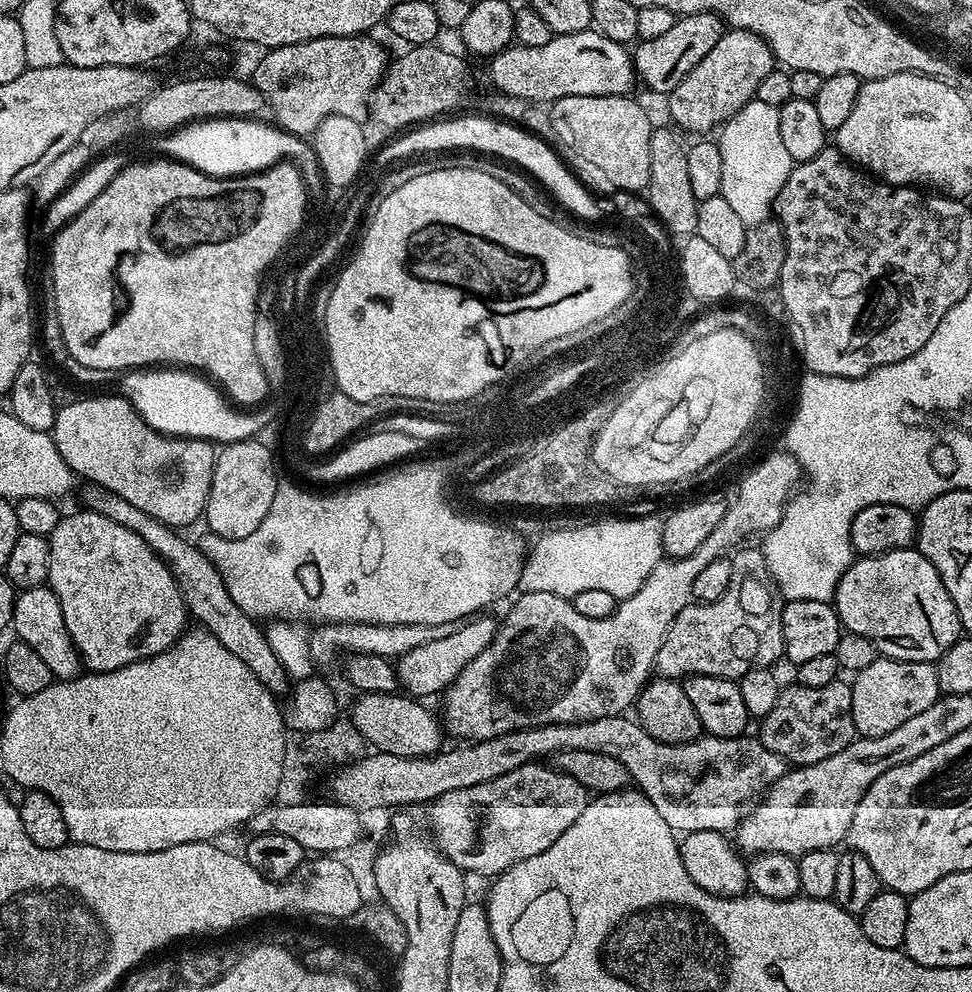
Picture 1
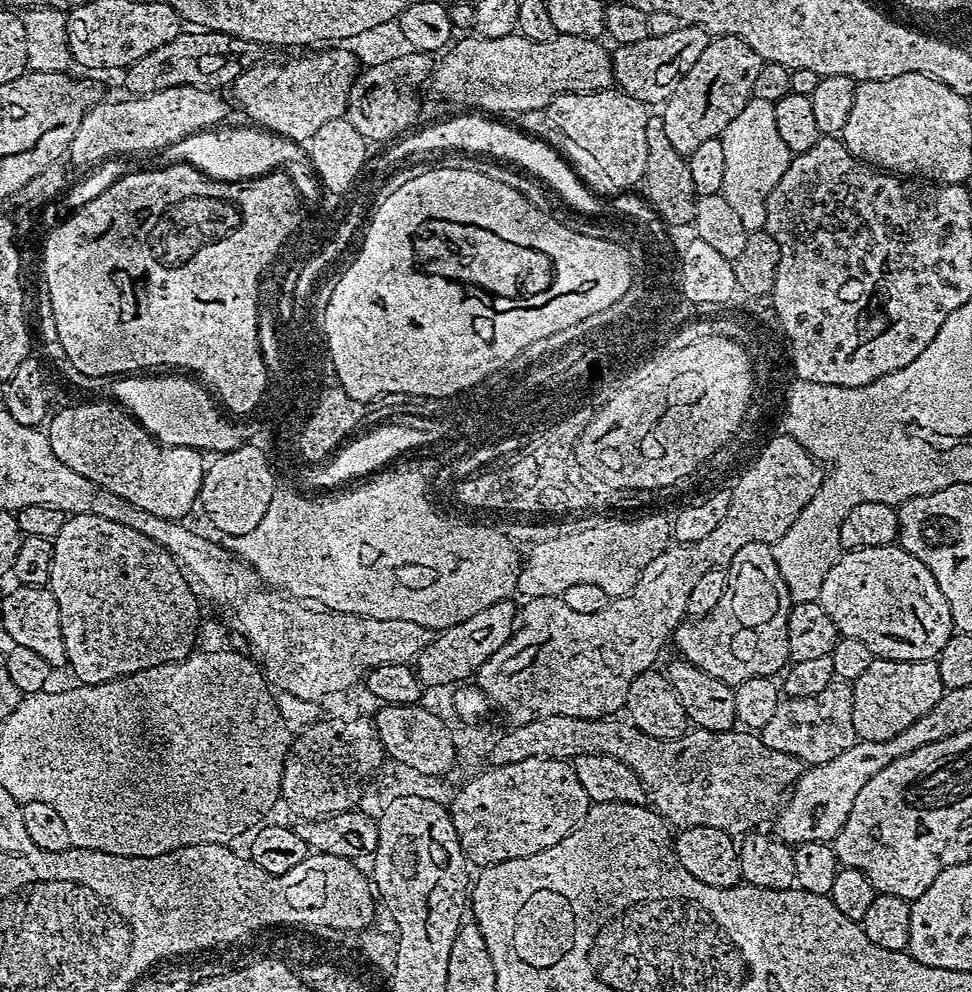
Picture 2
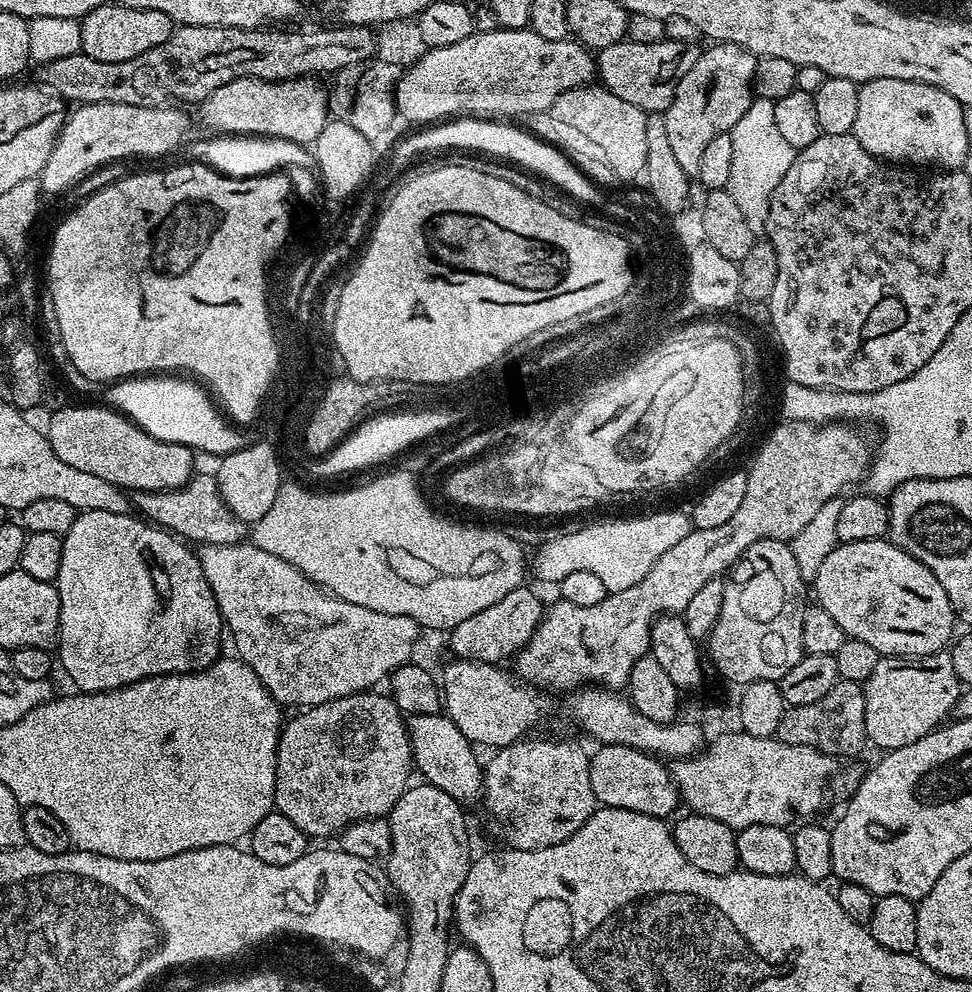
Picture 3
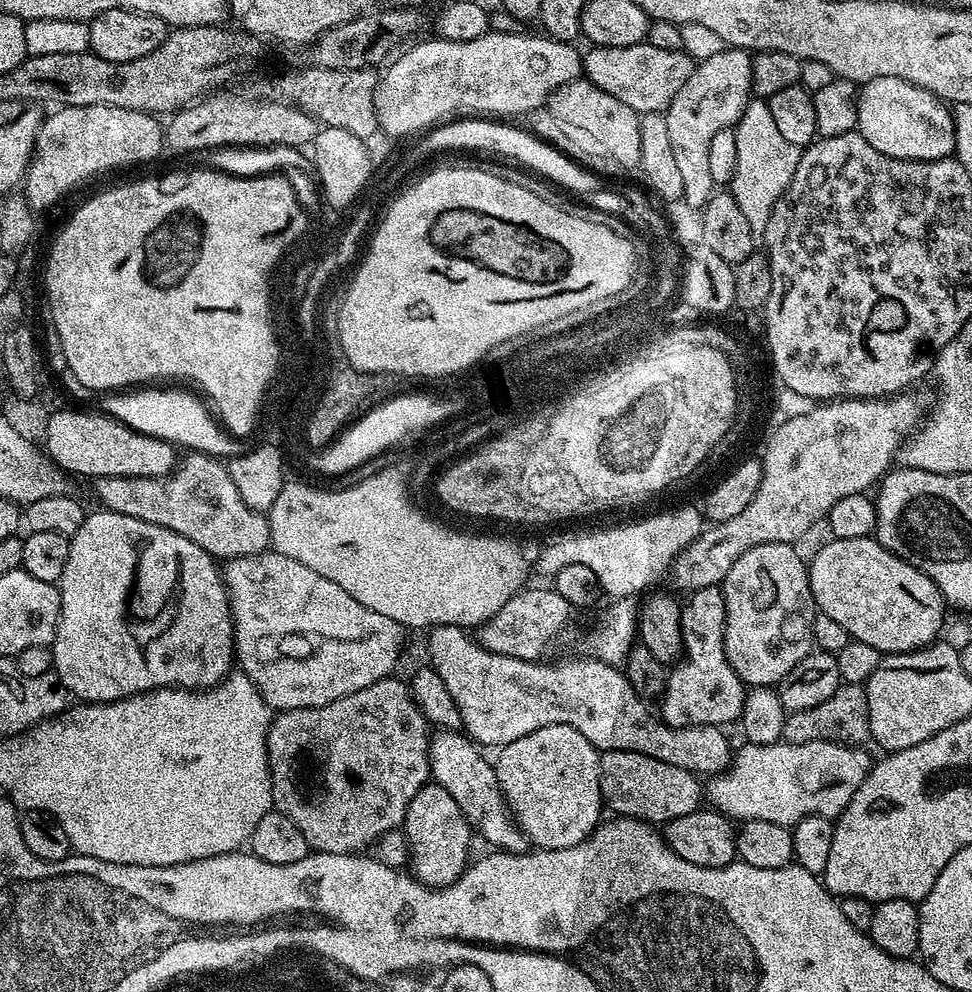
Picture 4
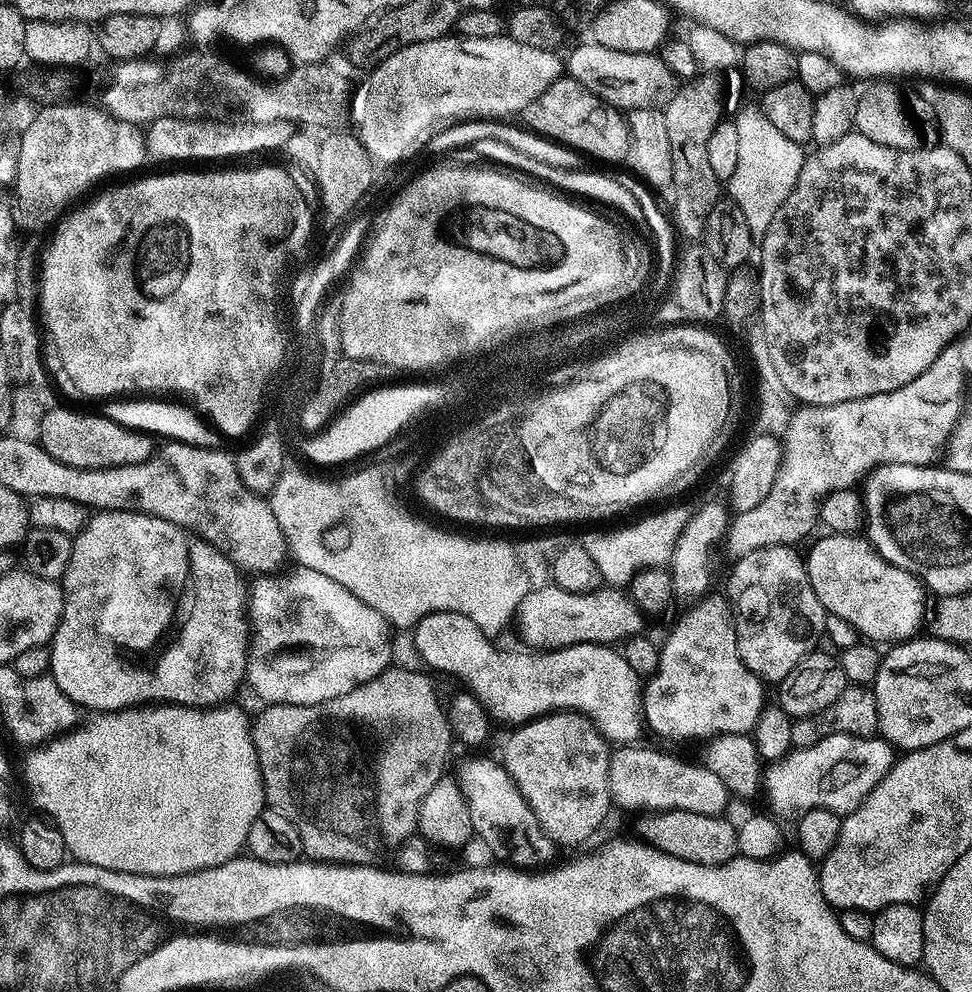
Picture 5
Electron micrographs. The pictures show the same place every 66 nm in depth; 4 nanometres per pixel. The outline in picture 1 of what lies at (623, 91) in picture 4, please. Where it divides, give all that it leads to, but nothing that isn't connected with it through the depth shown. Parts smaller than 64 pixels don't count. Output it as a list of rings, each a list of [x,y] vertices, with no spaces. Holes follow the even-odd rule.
[[[703,12],[693,16],[682,16],[674,21],[666,34],[658,38],[640,40],[632,52],[632,67],[635,69],[639,83],[645,84],[652,92],[667,94],[710,54],[714,42],[718,42],[720,35],[726,31],[726,25],[715,12]]]

